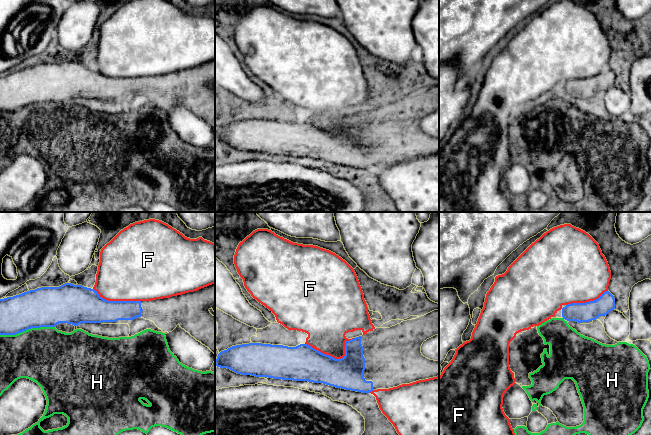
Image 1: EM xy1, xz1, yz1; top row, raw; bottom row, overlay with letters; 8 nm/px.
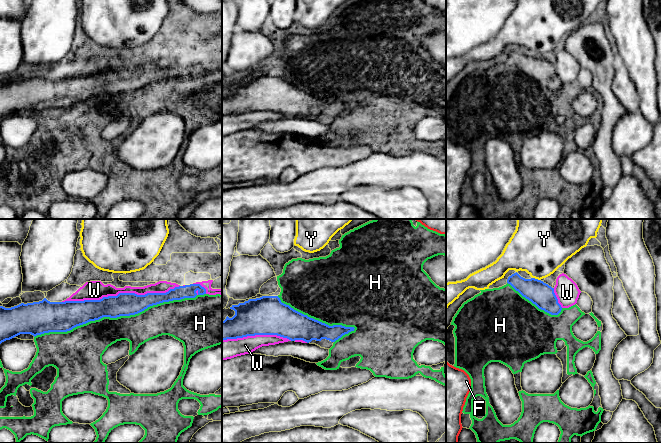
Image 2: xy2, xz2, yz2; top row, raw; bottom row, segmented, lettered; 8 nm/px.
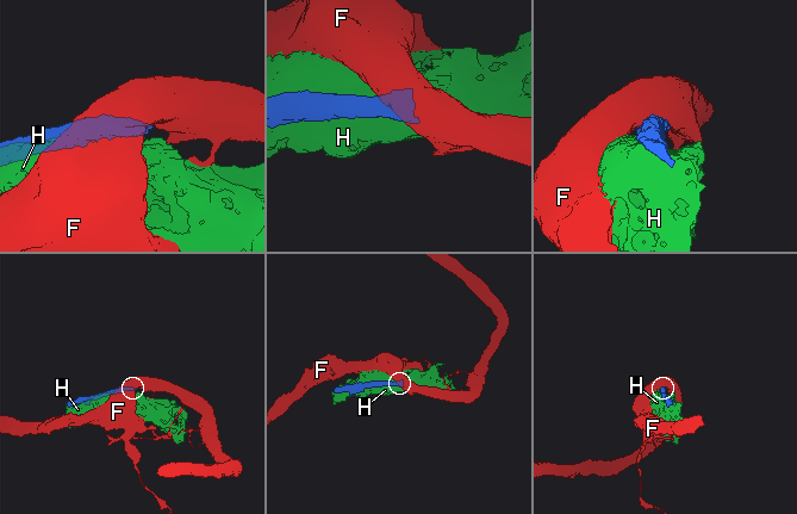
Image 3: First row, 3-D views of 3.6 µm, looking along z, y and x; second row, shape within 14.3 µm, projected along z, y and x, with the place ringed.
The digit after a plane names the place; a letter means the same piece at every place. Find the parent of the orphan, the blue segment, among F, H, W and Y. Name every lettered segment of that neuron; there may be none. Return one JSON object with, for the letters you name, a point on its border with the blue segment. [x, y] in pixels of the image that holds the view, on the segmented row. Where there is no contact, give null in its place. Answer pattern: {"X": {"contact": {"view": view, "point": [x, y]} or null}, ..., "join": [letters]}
{"join": []}

